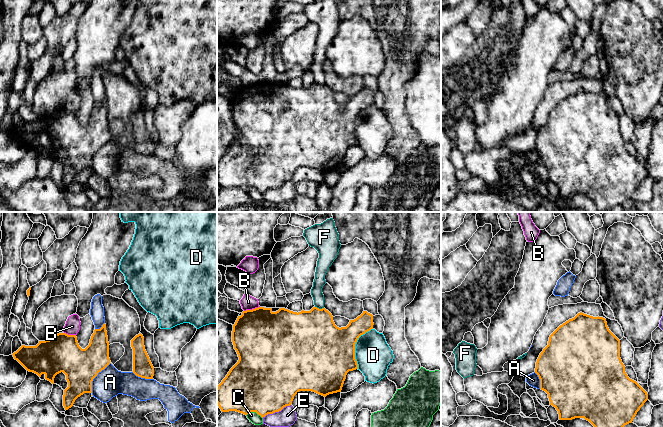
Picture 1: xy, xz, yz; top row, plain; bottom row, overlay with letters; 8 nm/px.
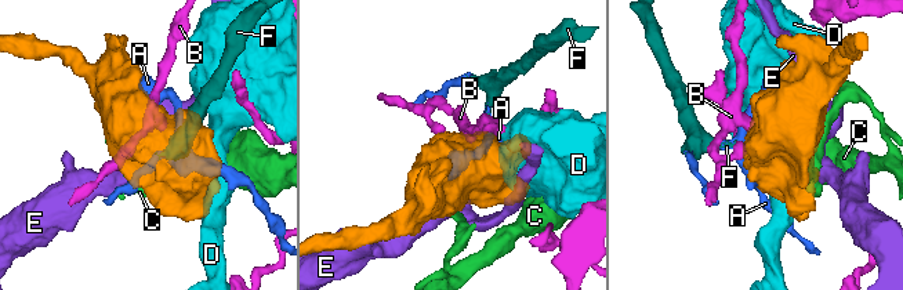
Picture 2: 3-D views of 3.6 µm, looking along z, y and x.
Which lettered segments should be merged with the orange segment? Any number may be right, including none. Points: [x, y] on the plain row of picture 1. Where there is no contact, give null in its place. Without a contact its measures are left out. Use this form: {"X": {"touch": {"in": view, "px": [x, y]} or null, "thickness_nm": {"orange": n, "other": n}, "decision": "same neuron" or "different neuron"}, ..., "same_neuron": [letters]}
{"A": {"touch": {"in": "xy", "px": [95, 152]}, "thickness_nm": {"orange": 280, "other": 240}, "decision": "different neuron"}, "B": {"touch": {"in": "xz", "px": [252, 85]}, "thickness_nm": {"orange": 460, "other": 120}, "decision": "different neuron"}, "C": {"touch": {"in": "xz", "px": [254, 187]}, "thickness_nm": {"orange": 500, "other": 90}, "decision": "different neuron"}, "D": {"touch": {"in": "xz", "px": [354, 122]}, "thickness_nm": {"orange": 480, "other": 280}, "decision": "different neuron"}, "E": {"touch": {"in": "xz", "px": [276, 187]}, "thickness_nm": {"orange": 500, "other": 150}, "decision": "different neuron"}, "F": {"touch": {"in": "xz", "px": [318, 84]}, "thickness_nm": {"orange": 440, "other": 90}, "decision": "different neuron"}, "same_neuron": []}

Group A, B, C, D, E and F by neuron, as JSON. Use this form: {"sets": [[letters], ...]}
{"sets": [["A", "F"], ["B"], ["C"], ["D"], ["E"]]}

